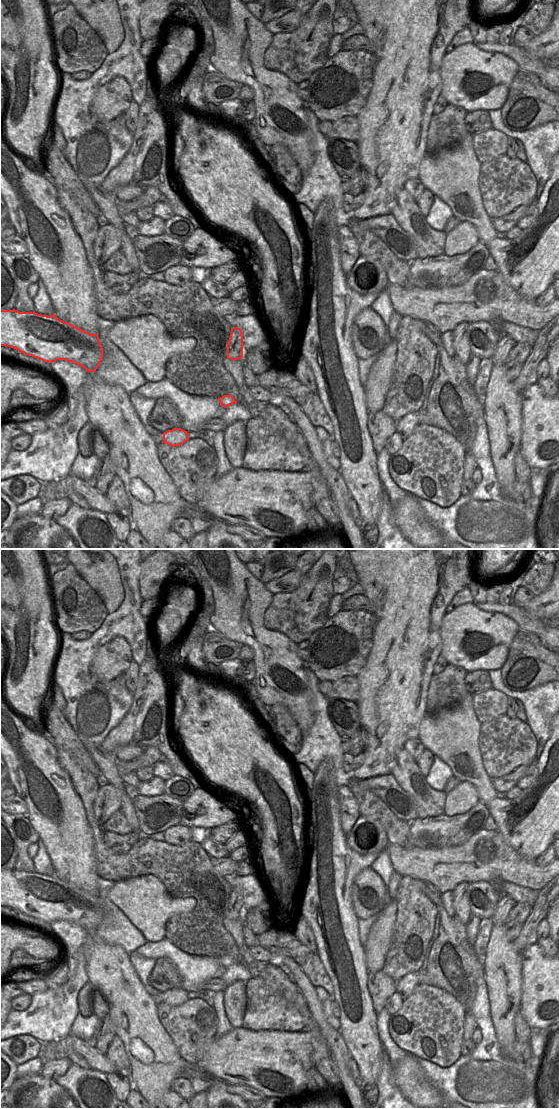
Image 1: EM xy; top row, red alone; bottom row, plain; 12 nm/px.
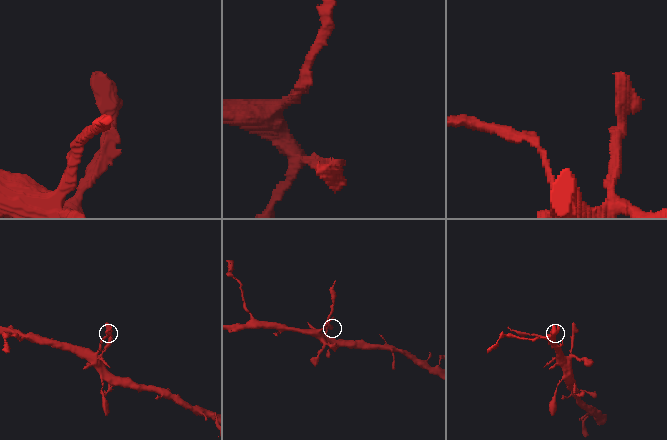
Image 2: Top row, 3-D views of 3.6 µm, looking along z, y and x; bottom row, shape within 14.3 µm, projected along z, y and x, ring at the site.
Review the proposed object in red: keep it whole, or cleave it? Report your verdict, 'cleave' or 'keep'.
keep

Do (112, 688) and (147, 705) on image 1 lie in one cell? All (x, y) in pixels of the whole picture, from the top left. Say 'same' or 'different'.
different

